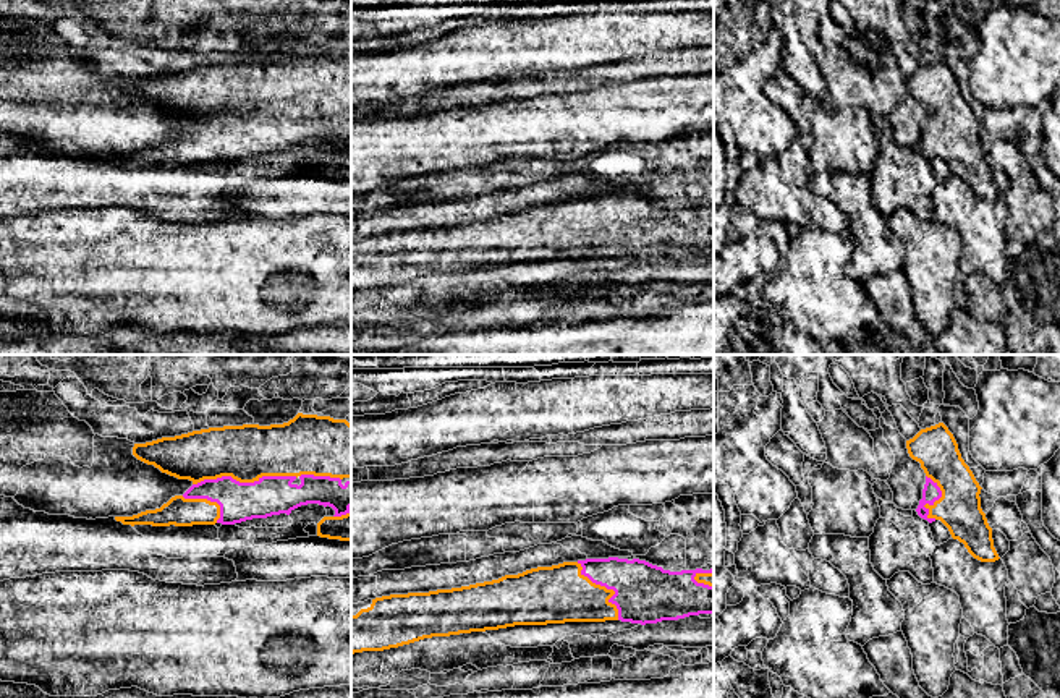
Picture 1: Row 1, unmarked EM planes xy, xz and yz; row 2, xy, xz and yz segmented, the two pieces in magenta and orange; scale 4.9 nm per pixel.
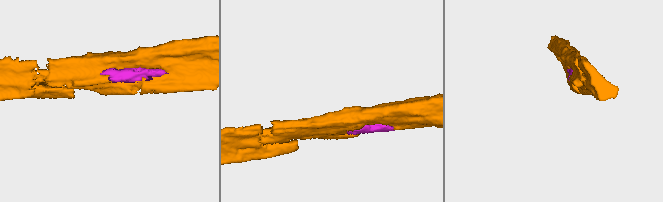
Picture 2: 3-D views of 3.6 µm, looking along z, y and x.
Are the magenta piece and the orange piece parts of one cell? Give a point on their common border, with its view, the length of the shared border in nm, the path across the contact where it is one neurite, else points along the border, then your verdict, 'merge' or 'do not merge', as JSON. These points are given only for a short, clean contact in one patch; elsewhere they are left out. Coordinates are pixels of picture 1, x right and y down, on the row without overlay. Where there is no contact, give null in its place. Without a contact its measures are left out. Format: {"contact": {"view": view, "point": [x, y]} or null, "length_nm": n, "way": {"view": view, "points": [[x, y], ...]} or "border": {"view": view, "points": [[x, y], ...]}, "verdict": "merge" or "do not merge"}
{"contact": {"view": "xy", "point": [245, 120]}, "length_nm": 500, "verdict": "merge"}

